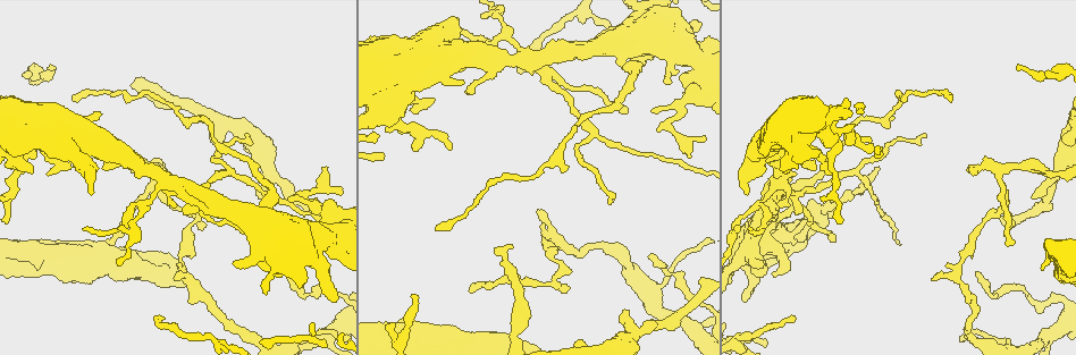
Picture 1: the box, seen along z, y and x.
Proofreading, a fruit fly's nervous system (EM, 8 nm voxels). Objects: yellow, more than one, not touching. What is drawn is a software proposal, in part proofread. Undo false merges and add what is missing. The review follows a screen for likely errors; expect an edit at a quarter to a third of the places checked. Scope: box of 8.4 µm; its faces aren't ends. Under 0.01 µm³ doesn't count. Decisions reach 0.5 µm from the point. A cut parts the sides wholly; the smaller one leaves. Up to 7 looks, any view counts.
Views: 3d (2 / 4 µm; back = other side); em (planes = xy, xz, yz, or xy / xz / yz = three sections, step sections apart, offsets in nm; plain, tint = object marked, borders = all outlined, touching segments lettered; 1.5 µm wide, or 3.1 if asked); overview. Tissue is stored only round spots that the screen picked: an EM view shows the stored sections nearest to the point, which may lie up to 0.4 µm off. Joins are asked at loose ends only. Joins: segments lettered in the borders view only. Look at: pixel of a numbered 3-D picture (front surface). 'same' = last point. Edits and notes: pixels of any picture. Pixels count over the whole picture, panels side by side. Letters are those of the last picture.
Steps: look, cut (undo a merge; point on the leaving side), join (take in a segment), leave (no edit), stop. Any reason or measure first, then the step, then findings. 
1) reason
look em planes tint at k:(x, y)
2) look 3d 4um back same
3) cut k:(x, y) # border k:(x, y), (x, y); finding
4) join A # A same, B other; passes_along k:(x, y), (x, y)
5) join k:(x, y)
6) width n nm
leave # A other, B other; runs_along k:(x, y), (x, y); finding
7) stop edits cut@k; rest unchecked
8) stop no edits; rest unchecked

look 3d 2um back at 1:(512, 246)

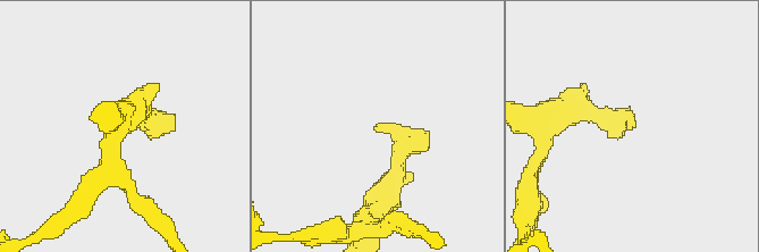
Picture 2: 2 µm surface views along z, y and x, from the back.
shape alone is not enough
look em planes tint at 2:(379, 128)

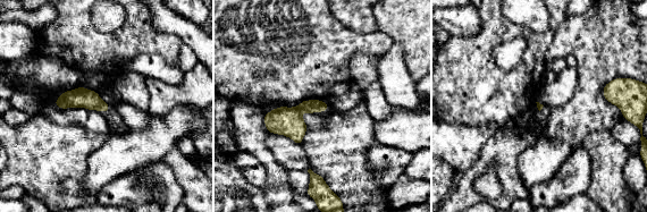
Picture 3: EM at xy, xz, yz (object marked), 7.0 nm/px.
what lies round it
look em planes borders same

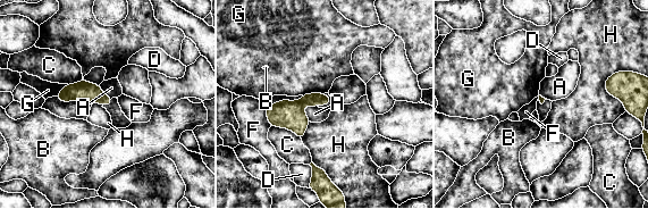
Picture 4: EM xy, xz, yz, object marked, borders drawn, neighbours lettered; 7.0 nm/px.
leave # A other, B other, C other, D other, F other, G other, H other; border 4:(99, 85), (111, 98); none of them fits

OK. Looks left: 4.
an open end
look em planes plain at 1:(260, 194)

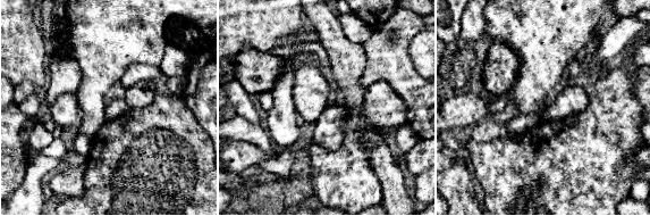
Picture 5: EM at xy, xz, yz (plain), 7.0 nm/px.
what lies round it
look em planes borders same

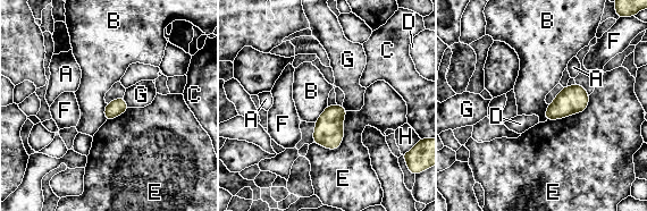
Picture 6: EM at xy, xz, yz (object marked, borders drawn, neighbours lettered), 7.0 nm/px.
width 120 nm
leave # A other, B other, C other, D other, E other, F other, G other, H other; border 6:(346, 111), (336, 149), (313, 143); none of them fits

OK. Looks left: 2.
free end
look em yz step 8 borders at 1:(452, 148)

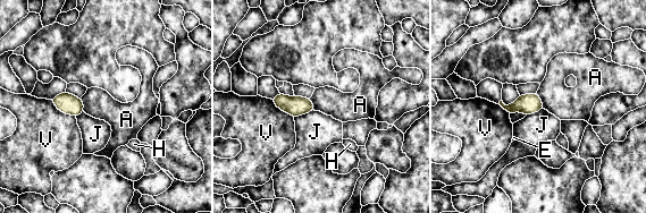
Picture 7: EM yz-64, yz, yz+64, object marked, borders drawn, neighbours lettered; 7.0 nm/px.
width 140 nm
leave # A other, E other, H other, J other, V other; no lettered segment goes on from it

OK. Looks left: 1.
stop no edits; rest unchecked

